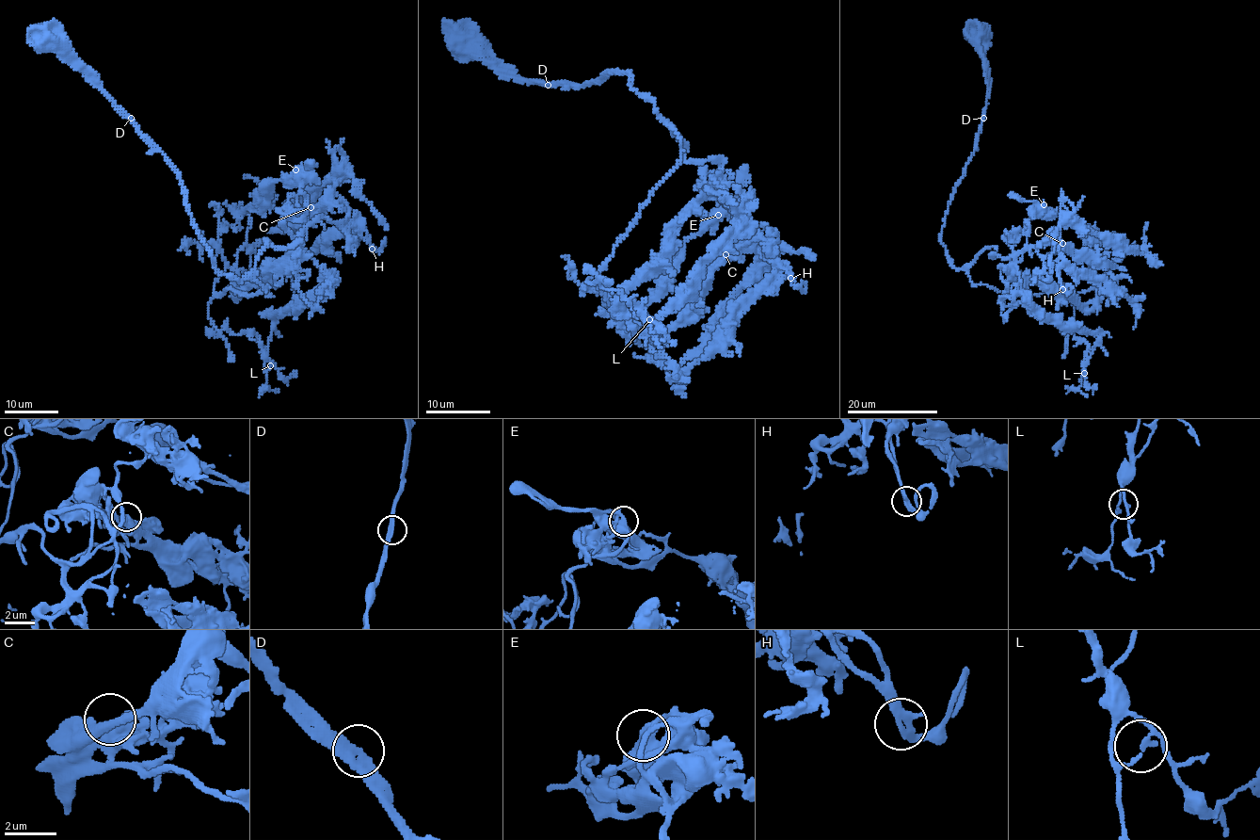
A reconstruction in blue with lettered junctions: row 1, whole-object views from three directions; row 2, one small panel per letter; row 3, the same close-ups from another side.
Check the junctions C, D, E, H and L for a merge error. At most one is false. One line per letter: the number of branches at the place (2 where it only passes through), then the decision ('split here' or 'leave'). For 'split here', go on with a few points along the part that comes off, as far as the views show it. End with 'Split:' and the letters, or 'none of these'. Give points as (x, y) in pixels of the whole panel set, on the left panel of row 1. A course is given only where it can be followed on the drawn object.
C: 2 | leave
D: 2 | leave
E: 2 | leave
H: 2 | leave
L: 2 | leave
Split: none of these

